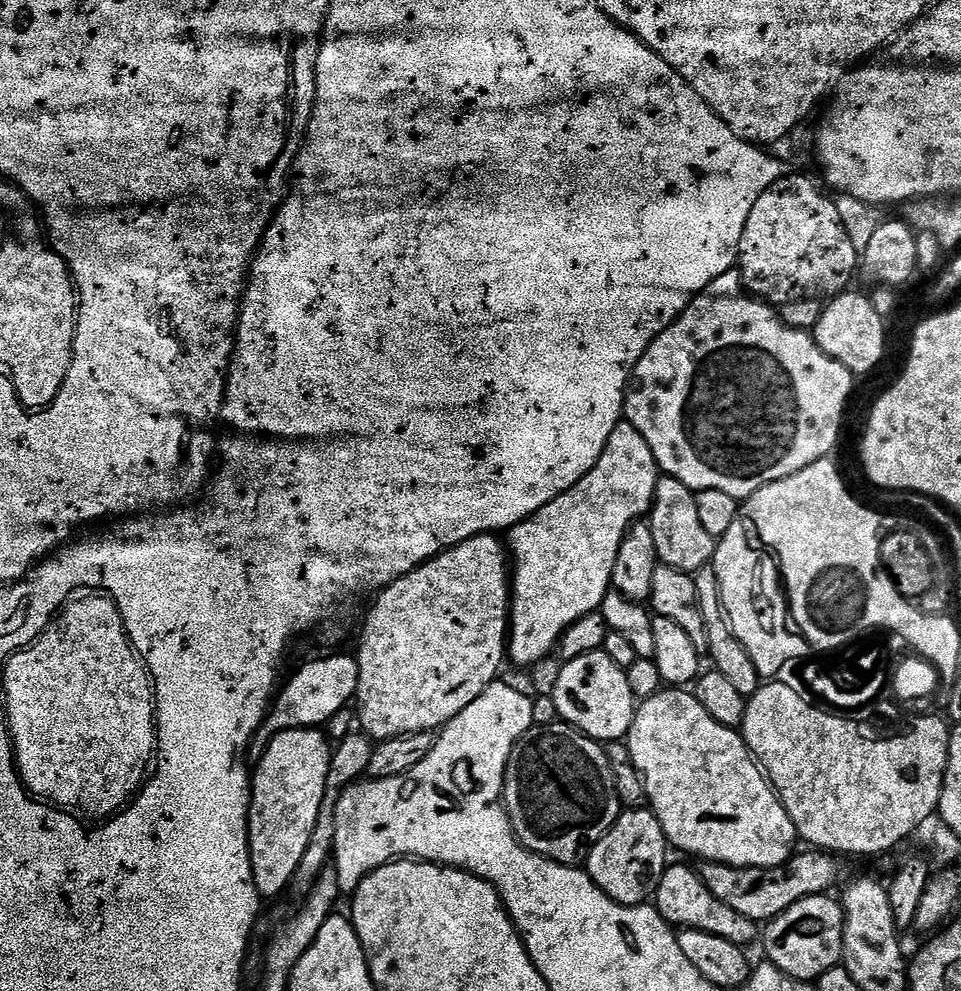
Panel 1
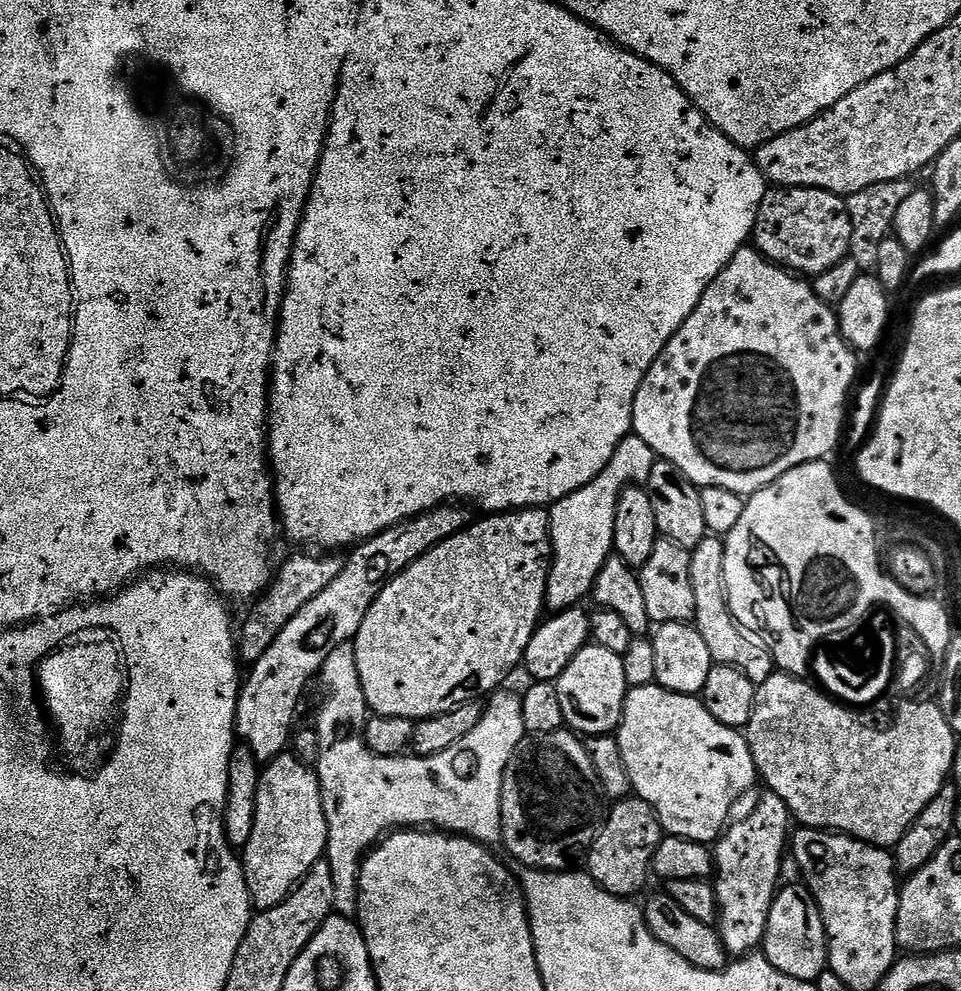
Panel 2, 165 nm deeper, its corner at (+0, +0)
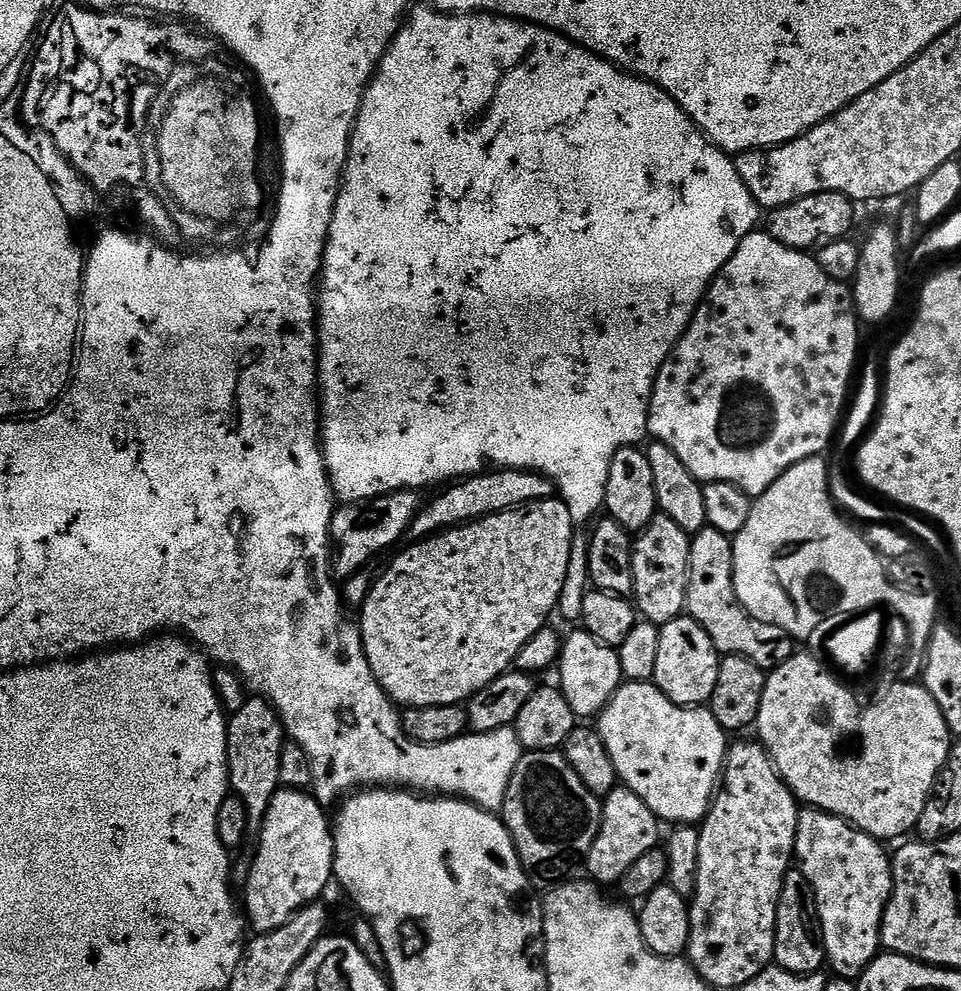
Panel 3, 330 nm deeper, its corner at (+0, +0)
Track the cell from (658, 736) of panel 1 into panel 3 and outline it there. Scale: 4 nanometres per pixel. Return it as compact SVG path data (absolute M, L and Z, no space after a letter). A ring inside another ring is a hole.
M624 682L600 713L598 731L606 750L610 750L619 783L638 794L657 818L669 820L672 826L696 826L708 815L722 779L730 740L707 707L675 704L652 682Z

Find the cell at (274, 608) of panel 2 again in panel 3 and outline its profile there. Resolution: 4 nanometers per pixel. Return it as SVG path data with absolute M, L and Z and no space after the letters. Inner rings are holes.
M403 488L400 492L391 492L385 496L379 496L373 500L361 500L358 504L341 503L336 511L332 513L328 538L330 541L330 571L337 581L345 582L354 575L363 573L375 556L383 554L387 548L395 549L400 539L409 535L409 528L416 516L422 509L419 491Z

